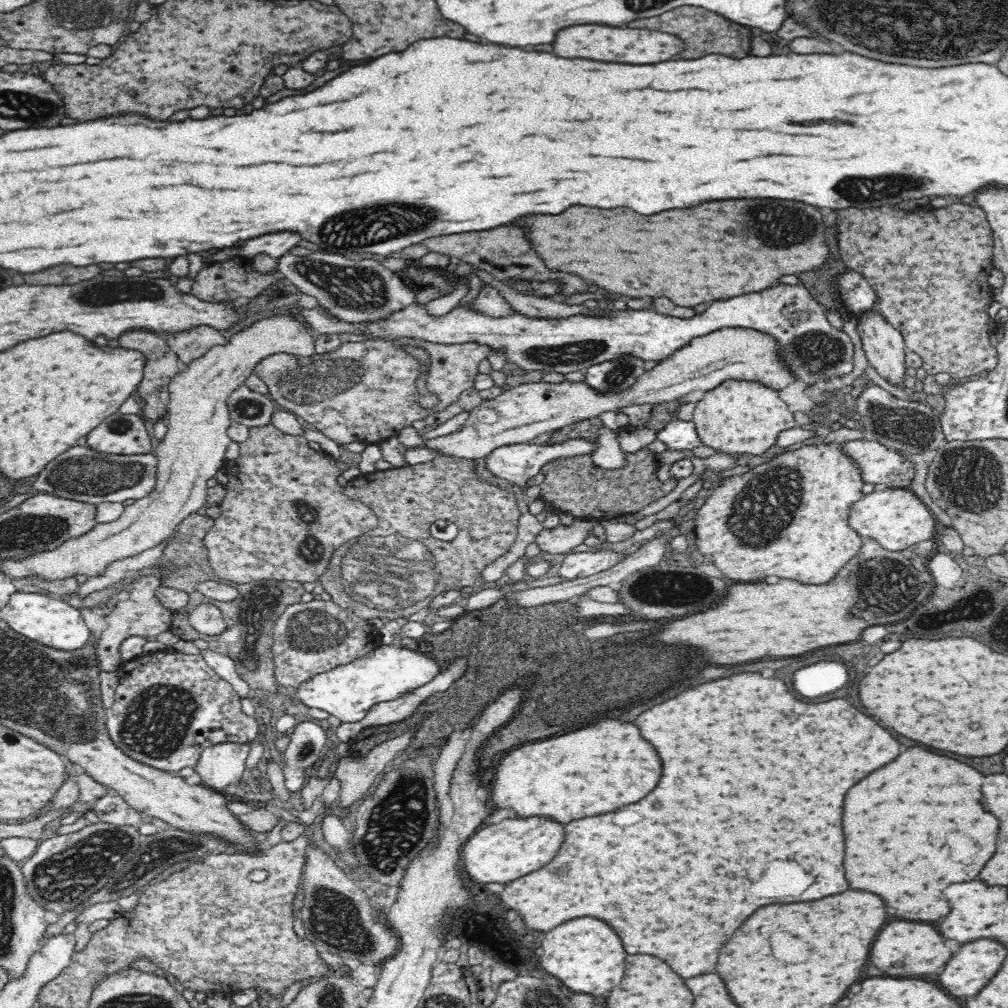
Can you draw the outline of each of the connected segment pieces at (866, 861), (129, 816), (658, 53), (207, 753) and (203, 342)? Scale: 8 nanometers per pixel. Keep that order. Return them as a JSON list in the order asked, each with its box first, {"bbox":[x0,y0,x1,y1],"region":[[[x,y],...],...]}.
[{"bbox":[844,748,998,920],"region":[[[908,748],[904,750],[896,760],[892,760],[892,764],[886,764],[884,768],[880,768],[878,772],[872,772],[870,776],[866,776],[864,780],[860,780],[860,784],[856,784],[846,800],[844,800],[844,836],[846,836],[846,858],[844,858],[844,868],[846,868],[846,878],[850,882],[850,888],[856,890],[868,890],[878,894],[886,906],[894,908],[896,916],[906,918],[906,920],[938,920],[942,916],[946,916],[950,912],[950,904],[944,896],[944,888],[950,886],[952,882],[964,882],[964,880],[974,880],[978,878],[978,872],[982,870],[982,866],[994,856],[996,850],[996,836],[998,836],[998,820],[996,816],[992,816],[988,810],[984,810],[984,806],[978,800],[970,800],[964,798],[964,778],[982,778],[978,770],[974,770],[972,766],[928,752],[924,748]]]},{"bbox":[91,795,142,828],"region":[[[104,795],[91,805],[99,822],[116,824],[116,826],[134,826],[138,828],[142,823],[142,814],[130,807],[120,796]]]},{"bbox":[552,24,684,64],"region":[[[582,24],[564,28],[564,32],[556,34],[552,42],[554,54],[562,58],[592,58],[604,62],[620,62],[620,64],[656,64],[670,60],[670,56],[684,50],[684,42],[673,34],[646,30],[646,28],[610,28],[600,24]]]},{"bbox":[194,743,250,791],"region":[[[222,743],[206,748],[194,766],[204,786],[227,791],[236,786],[246,770],[250,744]]]},{"bbox":[163,326,228,365],"region":[[[196,326],[186,332],[165,334],[163,338],[179,356],[180,362],[187,365],[204,356],[214,346],[224,346],[228,342],[220,330],[210,326]]]}]

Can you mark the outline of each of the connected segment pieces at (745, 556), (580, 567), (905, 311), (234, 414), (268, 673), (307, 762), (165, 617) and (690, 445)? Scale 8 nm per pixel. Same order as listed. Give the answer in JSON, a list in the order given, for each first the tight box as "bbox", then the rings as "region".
[{"bbox":[694,443,865,584],"region":[[[838,443],[805,445],[798,448],[797,451],[780,453],[772,460],[755,466],[746,474],[725,479],[719,487],[713,490],[705,503],[696,512],[694,530],[698,550],[703,555],[711,554],[713,564],[718,567],[718,570],[724,576],[728,576],[732,580],[758,582],[758,580],[766,578],[768,574],[798,580],[798,582],[804,582],[804,584],[824,584],[824,582],[832,580],[836,576],[836,572],[860,550],[863,543],[863,538],[860,534],[849,525],[849,512],[851,511],[851,506],[863,497],[862,486],[864,486],[865,482],[860,476],[859,466],[840,449],[840,446],[841,444]]]},{"bbox":[559,550,626,580],"region":[[[598,550],[594,552],[567,553],[559,560],[559,574],[567,580],[587,577],[597,572],[612,568],[622,562],[626,555],[622,552]]]},{"bbox":[834,204,998,382],"region":[[[948,204],[945,208],[934,209],[928,208],[928,210],[900,210],[896,206],[882,206],[882,208],[846,208],[842,210],[842,222],[840,222],[840,212],[834,212],[838,214],[838,224],[836,228],[842,226],[842,236],[838,234],[837,243],[840,248],[841,260],[846,265],[847,269],[854,270],[864,277],[870,283],[870,286],[875,292],[876,300],[873,308],[878,315],[882,315],[886,322],[888,322],[893,328],[899,331],[904,338],[906,348],[916,352],[921,358],[921,367],[926,370],[928,375],[940,374],[940,372],[947,372],[948,376],[951,376],[952,380],[959,382],[972,381],[979,376],[984,376],[984,372],[990,372],[990,370],[996,368],[998,357],[996,347],[990,343],[990,338],[993,332],[996,331],[997,323],[994,319],[988,315],[988,308],[993,301],[993,287],[988,282],[988,275],[994,270],[993,267],[993,242],[994,232],[988,223],[988,217],[984,210],[981,210],[978,206],[968,206],[968,204]]]},{"bbox":[226,384,276,427],"region":[[[245,384],[238,386],[226,400],[231,421],[246,426],[258,427],[271,423],[276,402],[268,395],[250,390]]]},{"bbox":[206,581,306,692],"region":[[[228,581],[230,586],[236,588],[238,596],[230,602],[219,601],[216,605],[223,614],[226,630],[223,634],[206,636],[212,652],[226,653],[235,664],[235,670],[240,677],[248,683],[250,690],[266,690],[277,692],[278,684],[274,675],[274,659],[271,646],[273,644],[272,629],[278,618],[290,604],[300,601],[306,591],[298,581],[267,582],[254,581],[246,584]]]},{"bbox":[283,721,329,792],"region":[[[309,721],[296,724],[289,736],[290,744],[284,752],[283,773],[286,788],[294,792],[305,786],[329,738],[325,729]]]},{"bbox":[94,573,172,672],"region":[[[140,573],[133,578],[132,590],[128,600],[116,601],[114,610],[106,617],[107,629],[94,642],[94,651],[98,657],[101,672],[117,671],[124,660],[121,658],[119,647],[129,636],[157,636],[170,630],[172,610],[164,608],[156,598],[156,589],[161,585],[161,579],[156,573]]]},{"bbox":[657,419,701,450],"region":[[[674,419],[657,432],[657,438],[662,441],[664,448],[672,450],[694,450],[701,446],[693,421]]]}]

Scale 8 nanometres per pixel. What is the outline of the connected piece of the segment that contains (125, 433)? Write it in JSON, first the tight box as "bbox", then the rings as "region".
{"bbox":[86,415,152,455],"region":[[[140,415],[108,416],[86,438],[88,447],[109,455],[150,454],[152,450],[150,434]]]}

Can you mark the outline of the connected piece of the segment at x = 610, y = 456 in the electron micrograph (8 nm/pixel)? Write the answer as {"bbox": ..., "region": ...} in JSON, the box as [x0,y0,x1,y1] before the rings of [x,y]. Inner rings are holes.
{"bbox":[591,426,627,470],"region":[[[600,426],[598,432],[599,447],[591,454],[592,462],[597,467],[605,470],[618,470],[627,465],[625,452],[620,449],[616,439],[618,431],[608,429],[607,426]]]}

